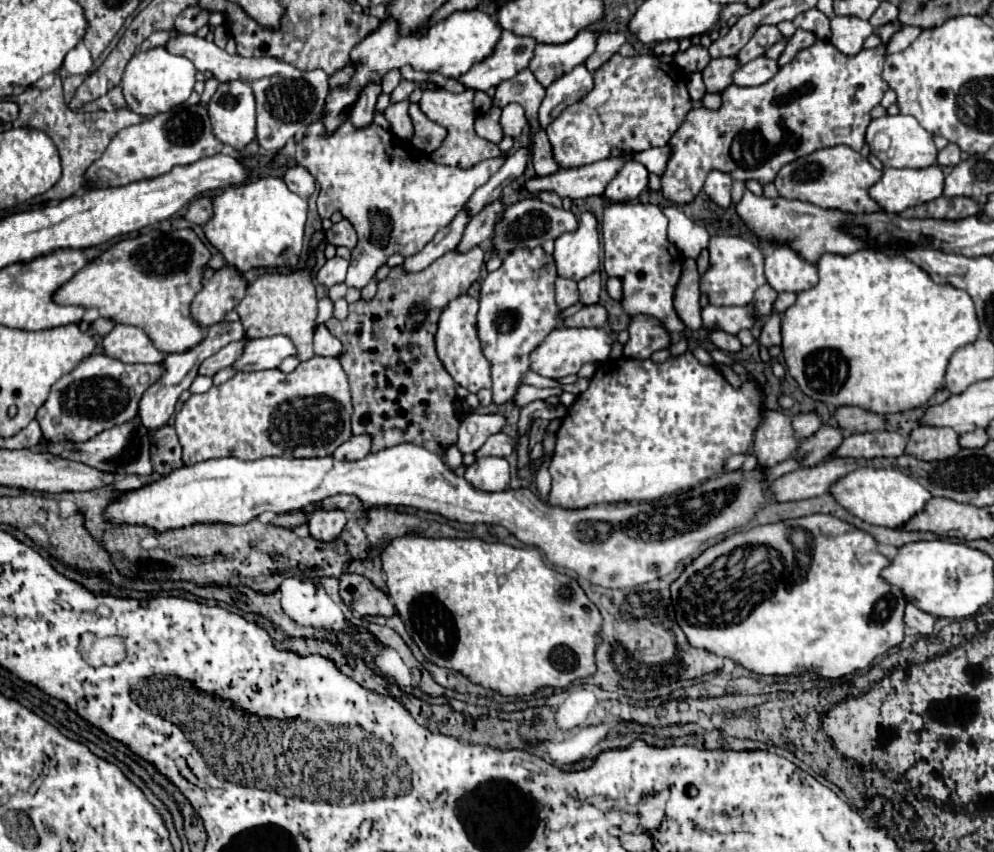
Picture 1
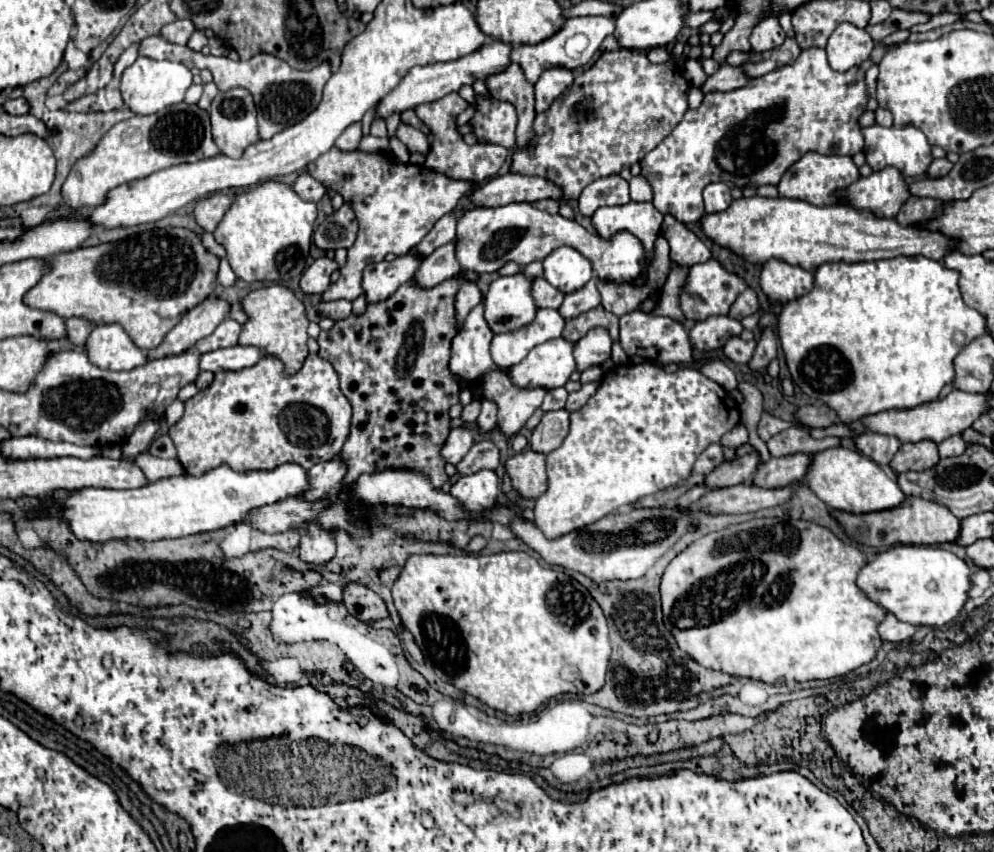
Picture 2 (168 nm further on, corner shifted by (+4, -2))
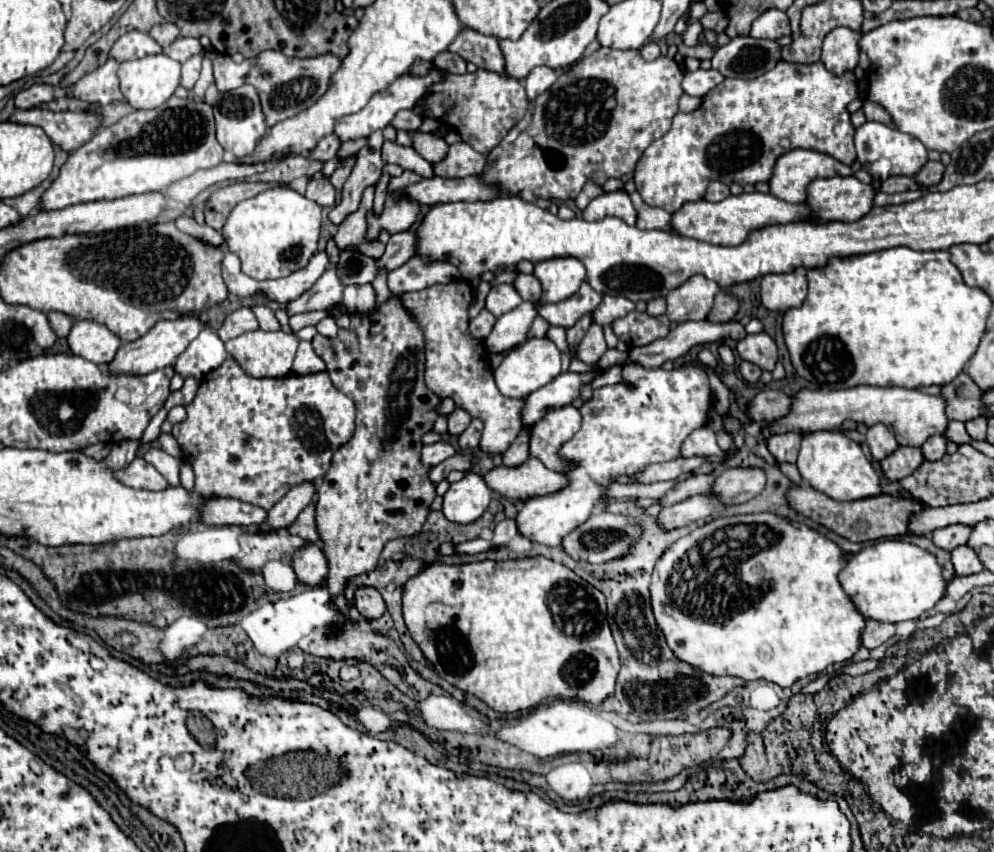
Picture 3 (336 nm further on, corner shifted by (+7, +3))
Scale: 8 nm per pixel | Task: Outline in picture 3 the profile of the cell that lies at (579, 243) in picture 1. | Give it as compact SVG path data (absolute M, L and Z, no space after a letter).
M565 256L565 258L551 258L535 264L533 272L541 286L543 286L543 298L539 304L547 302L559 302L575 294L585 280L585 266L579 258Z

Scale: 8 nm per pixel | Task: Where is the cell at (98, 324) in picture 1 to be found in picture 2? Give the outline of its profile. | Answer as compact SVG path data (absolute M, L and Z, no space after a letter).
M80 317L66 319L64 325L66 325L66 337L68 337L76 347L82 347L82 345L86 343L86 337L90 335L90 331L92 331L92 327L94 327L90 321L80 319Z

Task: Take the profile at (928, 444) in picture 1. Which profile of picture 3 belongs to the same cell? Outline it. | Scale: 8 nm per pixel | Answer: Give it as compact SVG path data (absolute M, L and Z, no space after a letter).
M899 446L891 456L881 460L881 468L889 480L901 480L901 478L913 474L917 470L917 466L921 466L923 462L925 462L925 456L923 456L921 448Z

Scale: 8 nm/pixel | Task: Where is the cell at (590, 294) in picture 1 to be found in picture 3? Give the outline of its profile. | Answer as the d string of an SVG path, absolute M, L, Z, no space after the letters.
M587 282L581 284L581 288L555 304L545 304L539 308L539 316L543 316L551 326L561 326L561 328L569 328L573 326L581 316L593 312L599 304L601 304L601 294L595 292Z

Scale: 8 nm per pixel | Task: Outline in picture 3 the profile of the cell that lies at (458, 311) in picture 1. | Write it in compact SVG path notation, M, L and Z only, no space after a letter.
M481 310L471 322L469 322L469 334L477 340L485 340L485 336L491 332L493 324L495 324L495 316L489 312L489 310Z

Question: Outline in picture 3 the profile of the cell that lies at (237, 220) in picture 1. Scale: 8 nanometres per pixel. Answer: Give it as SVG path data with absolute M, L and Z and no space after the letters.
M277 186L239 202L231 210L221 232L229 252L239 256L241 270L245 274L255 280L271 280L289 276L289 272L295 272L309 262L309 258L317 252L319 228L321 206L289 186Z

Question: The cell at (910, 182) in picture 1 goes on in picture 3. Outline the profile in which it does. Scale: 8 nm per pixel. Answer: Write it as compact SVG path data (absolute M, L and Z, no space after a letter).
M835 176L835 178L817 178L807 188L807 206L817 212L817 220L823 222L855 222L869 214L873 208L873 198L877 196L879 188L871 184L859 182L855 176Z

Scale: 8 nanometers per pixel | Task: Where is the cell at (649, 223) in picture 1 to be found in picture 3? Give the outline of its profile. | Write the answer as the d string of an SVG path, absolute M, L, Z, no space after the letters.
M625 190L617 192L605 192L589 202L589 206L583 210L585 220L601 220L605 216L617 216L625 220L629 226L637 224L637 208L633 206L629 194Z

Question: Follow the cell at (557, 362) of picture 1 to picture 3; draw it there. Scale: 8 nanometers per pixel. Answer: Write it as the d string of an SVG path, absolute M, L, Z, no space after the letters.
M531 338L521 348L511 350L503 358L503 362L493 370L493 374L495 374L497 388L501 390L503 396L509 398L529 396L531 392L539 390L541 386L549 384L553 378L561 374L561 350L549 338Z

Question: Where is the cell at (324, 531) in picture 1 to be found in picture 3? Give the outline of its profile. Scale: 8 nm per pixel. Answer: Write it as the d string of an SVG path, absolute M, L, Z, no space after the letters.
M305 544L301 546L301 550L297 550L297 554L293 554L293 570L297 574L297 580L309 586L317 586L327 578L327 558L321 550L321 546L317 544Z

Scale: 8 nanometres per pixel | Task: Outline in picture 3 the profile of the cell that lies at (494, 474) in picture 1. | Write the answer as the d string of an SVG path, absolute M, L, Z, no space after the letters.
M465 472L459 482L453 482L443 496L443 514L457 524L475 522L489 506L493 490L477 472Z

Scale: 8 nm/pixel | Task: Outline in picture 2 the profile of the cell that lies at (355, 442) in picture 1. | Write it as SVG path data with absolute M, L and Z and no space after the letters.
M332 459L332 461L326 461L326 463L316 463L310 471L308 471L308 483L310 487L302 493L298 493L296 497L300 501L308 501L308 503L314 503L314 501L320 501L324 499L328 493L336 493L338 485L340 485L340 479L344 477L344 463L340 459Z

